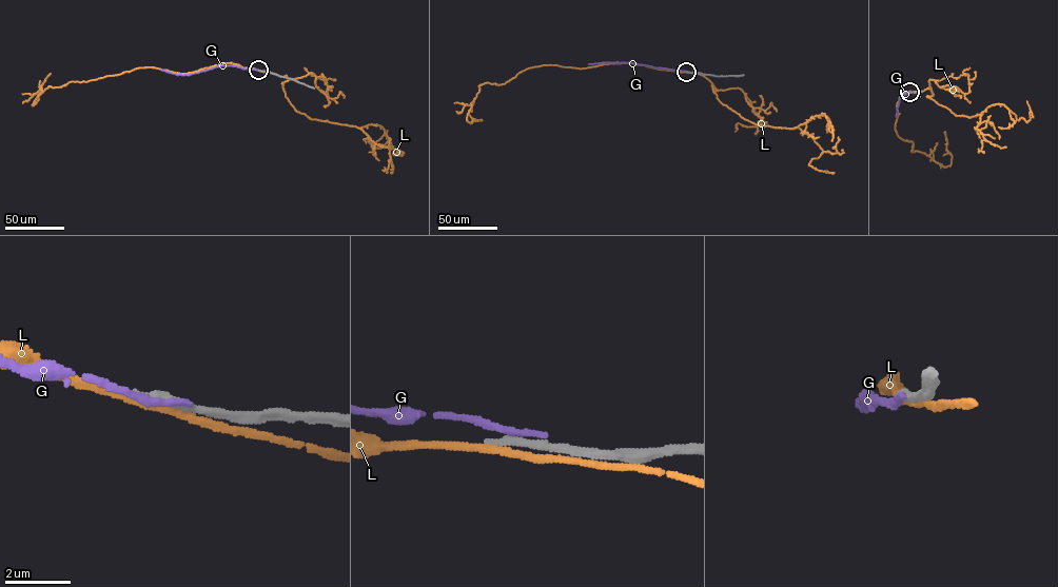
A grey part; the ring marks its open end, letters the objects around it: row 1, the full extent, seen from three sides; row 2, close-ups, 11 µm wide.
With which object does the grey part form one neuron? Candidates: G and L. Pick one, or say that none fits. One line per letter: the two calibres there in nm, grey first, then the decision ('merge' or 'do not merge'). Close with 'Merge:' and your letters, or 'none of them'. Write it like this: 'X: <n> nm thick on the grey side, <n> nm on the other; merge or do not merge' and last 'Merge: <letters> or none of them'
G: 320 nm thick on the grey side, 240 nm on the other; do not merge
L: 260 nm thick on the grey side, 220 nm on the other; do not merge
Merge: none of them

